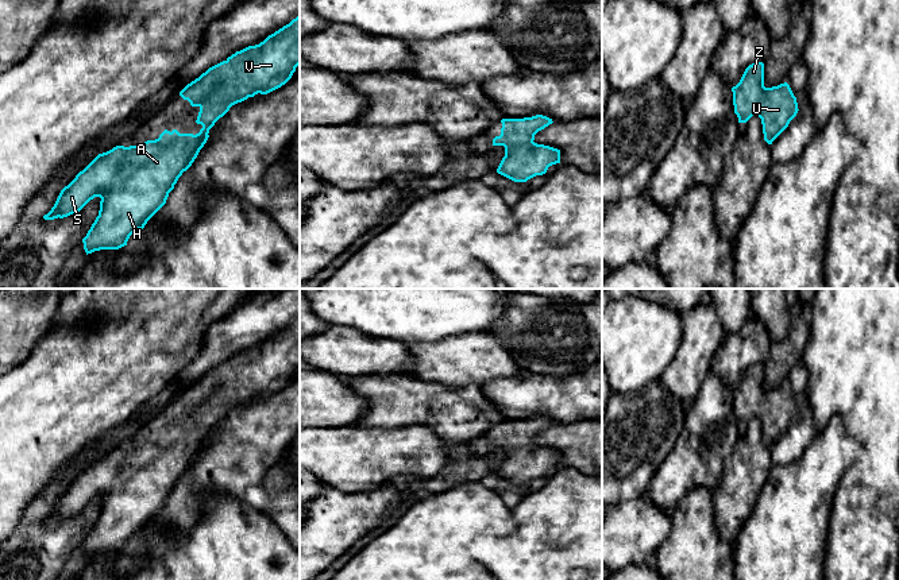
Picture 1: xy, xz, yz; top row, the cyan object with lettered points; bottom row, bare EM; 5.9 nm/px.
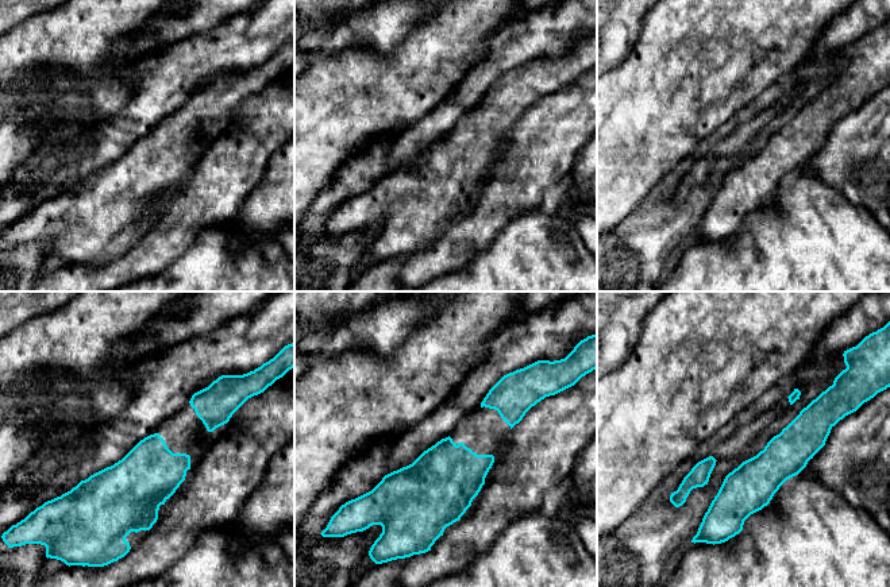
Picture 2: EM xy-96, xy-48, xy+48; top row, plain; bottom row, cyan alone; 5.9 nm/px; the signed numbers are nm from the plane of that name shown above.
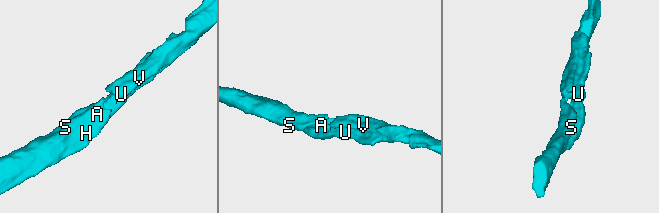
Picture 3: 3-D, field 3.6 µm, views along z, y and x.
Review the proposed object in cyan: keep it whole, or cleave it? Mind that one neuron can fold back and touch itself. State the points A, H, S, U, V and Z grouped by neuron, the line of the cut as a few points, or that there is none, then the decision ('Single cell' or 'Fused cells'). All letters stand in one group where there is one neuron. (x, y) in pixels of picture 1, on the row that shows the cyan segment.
Groups: A H S U V Z. No split. Single cell

